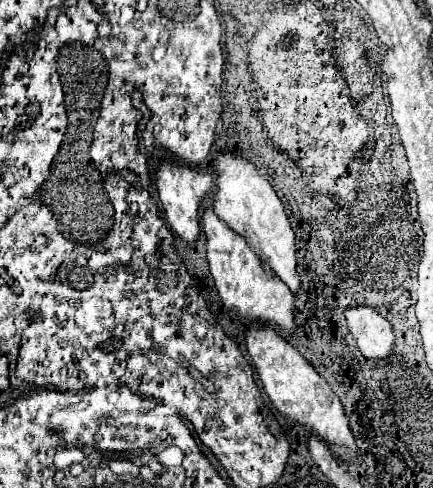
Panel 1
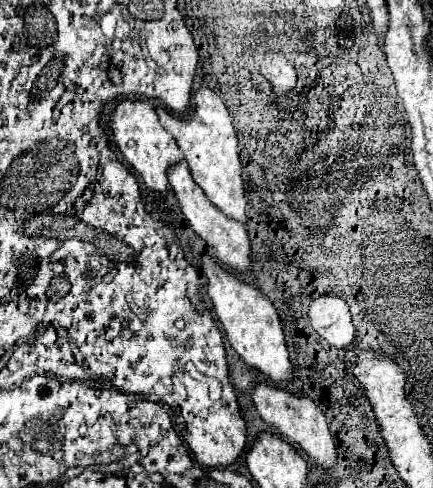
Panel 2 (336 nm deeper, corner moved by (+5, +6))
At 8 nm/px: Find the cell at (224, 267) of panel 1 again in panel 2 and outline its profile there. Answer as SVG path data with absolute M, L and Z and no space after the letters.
M180 161L176 165L172 165L168 169L168 183L180 203L180 209L184 213L184 217L190 221L192 229L206 241L206 245L210 245L214 251L216 251L216 259L224 265L228 265L230 269L234 271L250 271L252 269L252 261L250 261L250 239L248 239L248 233L246 233L246 227L240 223L240 221L234 221L230 217L226 217L220 209L216 209L206 197L204 197L204 191L194 183L192 175L190 175L190 169L188 169L188 163L186 161Z

